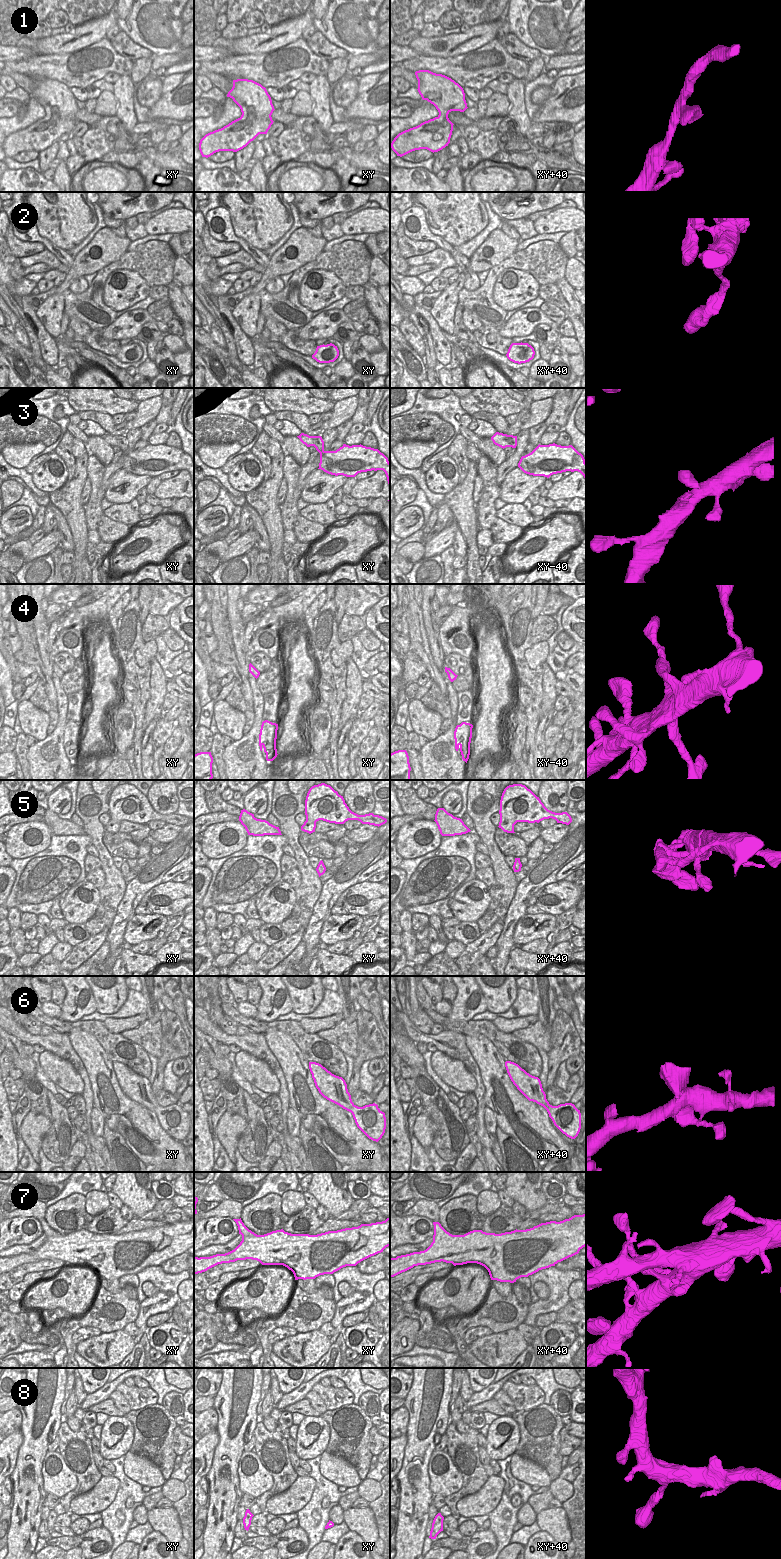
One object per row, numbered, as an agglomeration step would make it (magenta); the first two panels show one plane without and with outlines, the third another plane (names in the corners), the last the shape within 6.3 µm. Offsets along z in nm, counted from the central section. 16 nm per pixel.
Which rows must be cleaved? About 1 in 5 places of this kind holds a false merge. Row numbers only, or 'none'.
4

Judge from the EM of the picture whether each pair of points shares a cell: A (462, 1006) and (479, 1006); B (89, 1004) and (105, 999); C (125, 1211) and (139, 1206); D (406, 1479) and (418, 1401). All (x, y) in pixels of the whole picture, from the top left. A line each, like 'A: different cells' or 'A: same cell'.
A: same cell
B: different cells
C: different cells
D: same cell

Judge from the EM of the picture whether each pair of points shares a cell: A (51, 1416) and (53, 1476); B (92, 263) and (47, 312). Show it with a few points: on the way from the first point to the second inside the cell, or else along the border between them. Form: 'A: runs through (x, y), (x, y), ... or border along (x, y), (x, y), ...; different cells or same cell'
A: border along (47, 1451), (43, 1460), (41, 1475); different cells
B: runs through (78, 270), (59, 291), (57, 298); same cell

